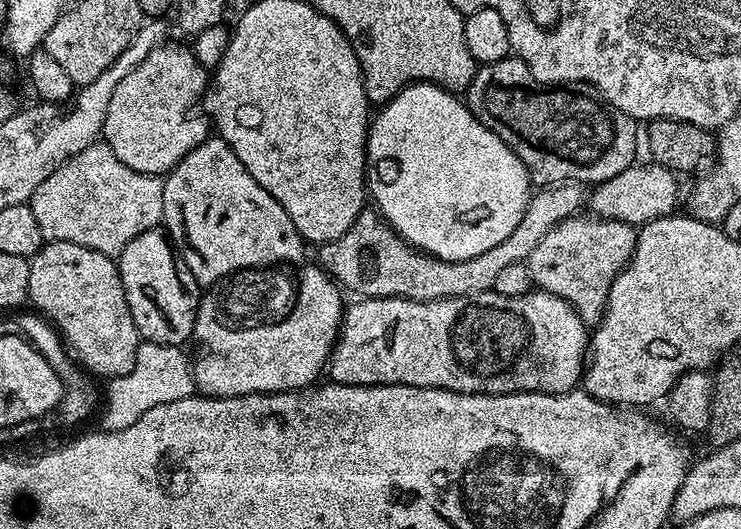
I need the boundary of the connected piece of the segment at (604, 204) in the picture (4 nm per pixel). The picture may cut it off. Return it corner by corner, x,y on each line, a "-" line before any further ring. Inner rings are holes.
655,162
648,164
633,163
631,168
622,170
614,178
595,185
587,197
586,204
591,215
601,220
621,220
633,226
643,226
652,220
673,215
677,211
676,203
681,203
680,184
677,173

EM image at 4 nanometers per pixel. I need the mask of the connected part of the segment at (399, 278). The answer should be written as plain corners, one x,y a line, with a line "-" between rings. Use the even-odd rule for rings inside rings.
575,182
541,187
529,195
526,214
522,222
514,226
514,234
510,234
506,242
498,242
498,246
486,250
486,254
478,254
478,258
466,258
460,262
429,256
408,244
379,211
365,210
358,214
354,226
350,226
342,238
319,245
318,264
337,285
357,292
355,295
360,298
397,296
407,300
441,300
478,294
491,289
495,276
503,268
527,261
534,246
538,246
554,226
577,215
585,200
585,189

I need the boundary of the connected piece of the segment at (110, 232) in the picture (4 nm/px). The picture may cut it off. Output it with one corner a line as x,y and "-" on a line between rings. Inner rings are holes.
97,142
54,170
34,190
30,203
45,241
74,242
116,258
126,242
163,221
163,193
164,176
130,170
108,144

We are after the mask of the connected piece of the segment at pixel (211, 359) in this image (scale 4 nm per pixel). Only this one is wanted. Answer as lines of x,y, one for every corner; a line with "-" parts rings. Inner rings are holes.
296,304
296,312
292,312
284,324
260,328
260,332
248,332
248,336
232,336
218,327
209,305
200,305
192,331
196,357
193,355
190,360
196,392
214,397
245,396
259,392
294,392
297,388
315,385
321,379
321,370
328,367
328,357
339,334
340,328
328,328
328,324
312,332
312,328
308,328
308,312

